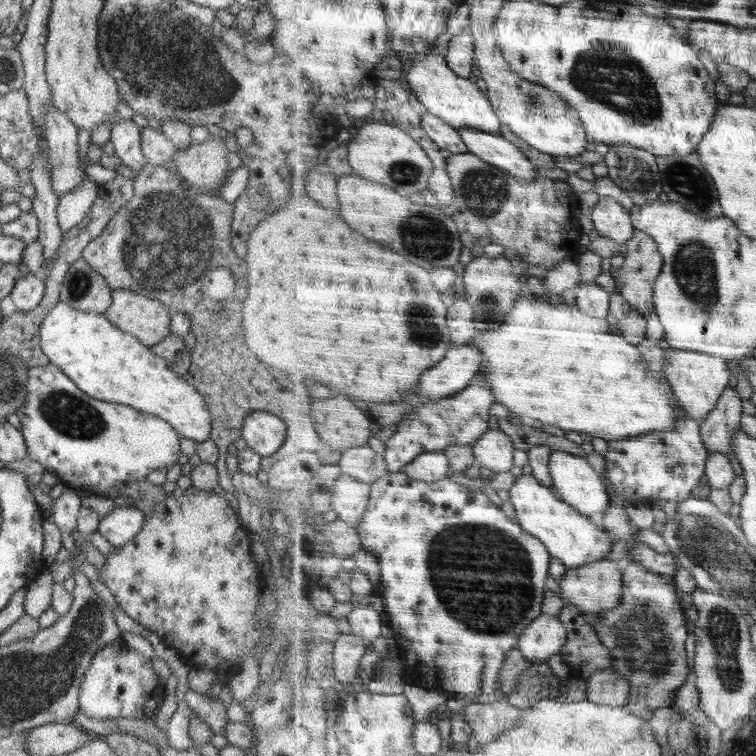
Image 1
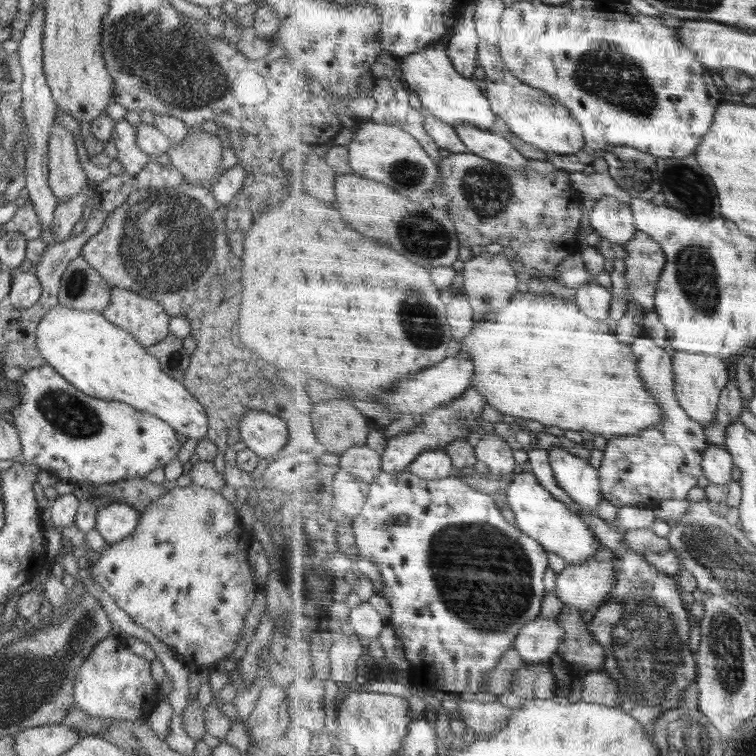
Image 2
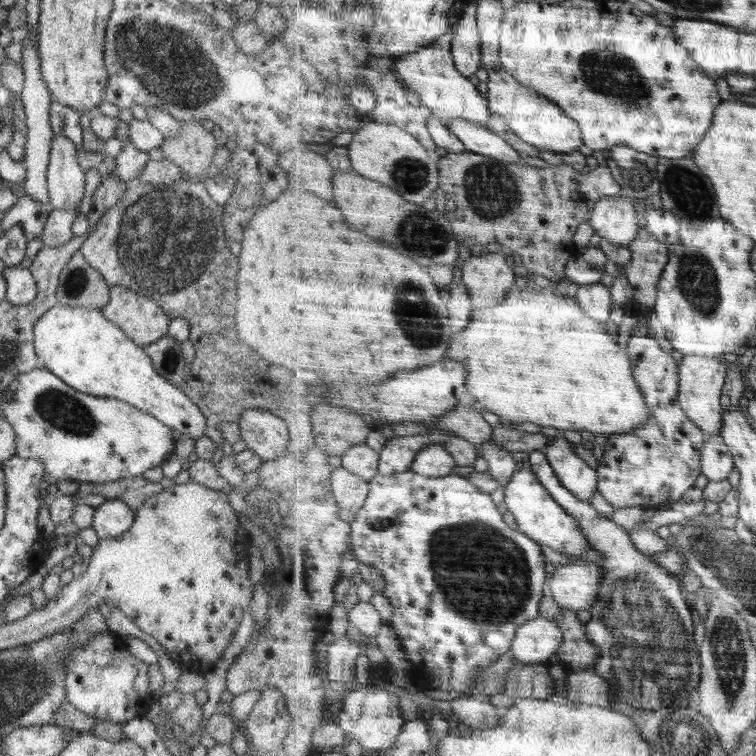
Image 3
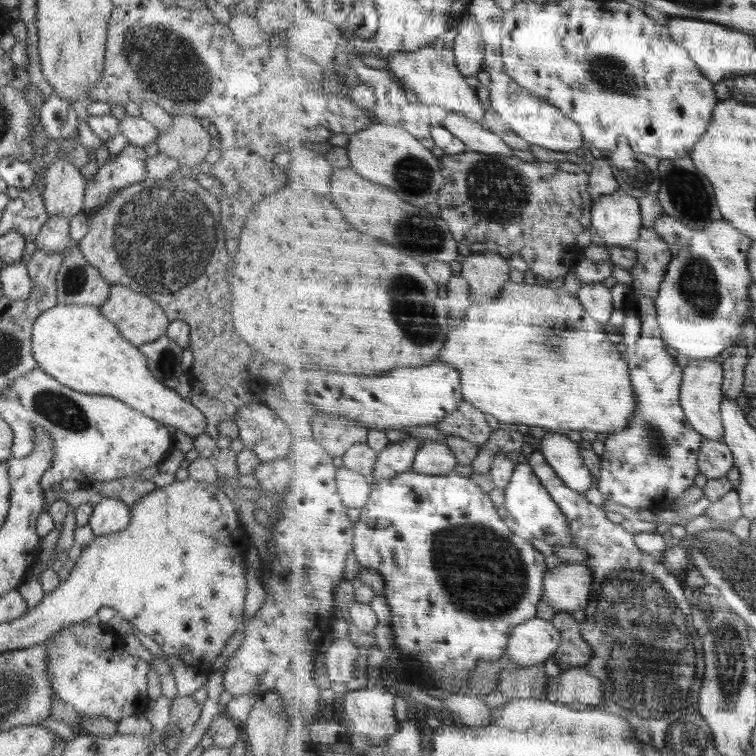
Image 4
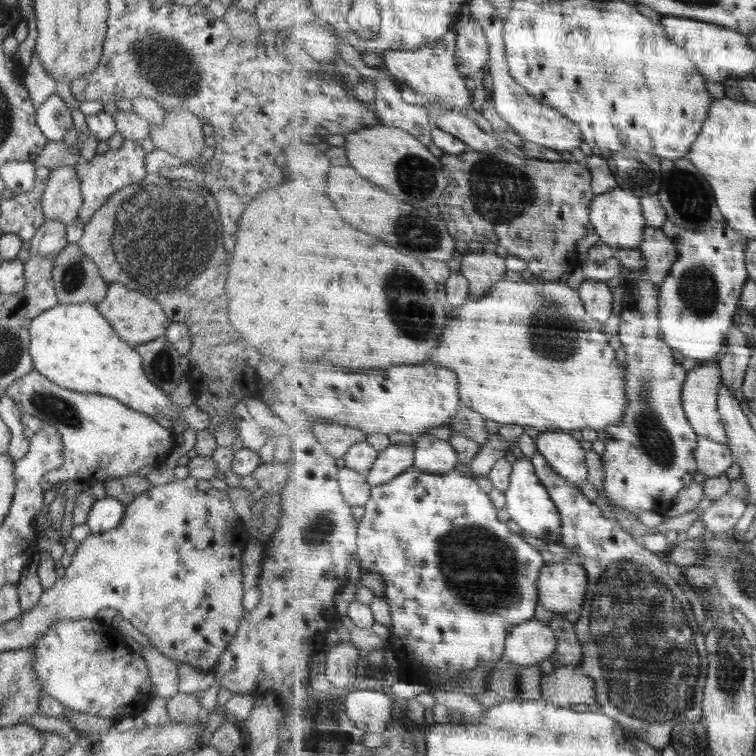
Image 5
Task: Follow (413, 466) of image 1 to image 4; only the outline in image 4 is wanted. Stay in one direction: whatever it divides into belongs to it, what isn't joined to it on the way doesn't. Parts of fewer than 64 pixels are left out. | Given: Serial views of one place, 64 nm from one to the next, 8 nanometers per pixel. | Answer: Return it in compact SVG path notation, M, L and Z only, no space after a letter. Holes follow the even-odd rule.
M426 440L417 454L414 469L428 475L447 475L454 472L458 464L456 452L446 441Z

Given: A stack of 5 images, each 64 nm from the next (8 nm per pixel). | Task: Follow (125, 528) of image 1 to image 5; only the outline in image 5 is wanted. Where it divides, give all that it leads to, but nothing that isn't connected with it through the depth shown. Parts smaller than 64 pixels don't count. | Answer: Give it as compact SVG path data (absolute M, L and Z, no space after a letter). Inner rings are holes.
M111 497L95 499L86 524L92 533L106 532L110 528L118 528L118 524L124 520L124 514L125 506L120 501Z

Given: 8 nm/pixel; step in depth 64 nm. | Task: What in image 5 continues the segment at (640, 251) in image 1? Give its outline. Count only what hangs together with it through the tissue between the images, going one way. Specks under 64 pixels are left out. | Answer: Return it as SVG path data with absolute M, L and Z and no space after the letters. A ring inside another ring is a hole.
M648 226L640 249L648 260L648 267L637 273L639 280L663 285L672 274L674 263L681 258L674 240L662 228Z

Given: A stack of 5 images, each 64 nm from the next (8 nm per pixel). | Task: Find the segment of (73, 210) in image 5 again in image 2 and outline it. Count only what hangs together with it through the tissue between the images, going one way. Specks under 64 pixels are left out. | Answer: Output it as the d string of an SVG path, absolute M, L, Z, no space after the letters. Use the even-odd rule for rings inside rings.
M56 120L50 129L48 150L48 184L60 203L82 192L87 184L86 174L78 158L76 139L72 131L66 131L66 127Z

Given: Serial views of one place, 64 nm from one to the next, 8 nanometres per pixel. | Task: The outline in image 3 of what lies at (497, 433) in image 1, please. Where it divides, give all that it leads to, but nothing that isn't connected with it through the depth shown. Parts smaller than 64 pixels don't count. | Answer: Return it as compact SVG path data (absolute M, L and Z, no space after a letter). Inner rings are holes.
M488 441L480 446L479 454L489 463L489 472L500 482L502 487L508 486L513 476L518 472L517 460L510 449L498 445L496 441Z

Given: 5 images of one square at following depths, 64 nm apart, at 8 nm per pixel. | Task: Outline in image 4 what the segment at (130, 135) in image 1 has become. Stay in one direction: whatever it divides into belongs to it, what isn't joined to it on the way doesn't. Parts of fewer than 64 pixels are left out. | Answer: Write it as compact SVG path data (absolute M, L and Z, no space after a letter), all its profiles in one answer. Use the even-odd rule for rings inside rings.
M130 143L118 154L110 155L108 164L99 167L98 173L84 186L82 211L89 216L107 202L110 191L143 181L147 177L146 160L144 149Z

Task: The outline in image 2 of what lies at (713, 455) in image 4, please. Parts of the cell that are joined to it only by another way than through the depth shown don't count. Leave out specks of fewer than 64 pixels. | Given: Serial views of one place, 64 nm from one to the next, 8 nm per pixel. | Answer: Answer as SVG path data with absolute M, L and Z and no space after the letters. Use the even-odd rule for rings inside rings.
M709 444L705 454L705 476L714 484L728 484L734 478L736 468L734 455L718 444Z

